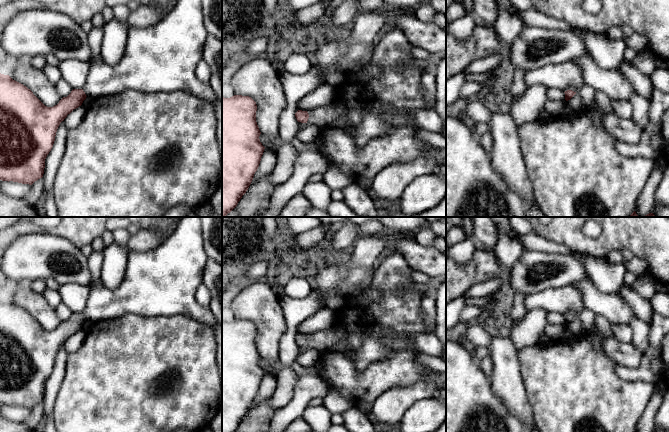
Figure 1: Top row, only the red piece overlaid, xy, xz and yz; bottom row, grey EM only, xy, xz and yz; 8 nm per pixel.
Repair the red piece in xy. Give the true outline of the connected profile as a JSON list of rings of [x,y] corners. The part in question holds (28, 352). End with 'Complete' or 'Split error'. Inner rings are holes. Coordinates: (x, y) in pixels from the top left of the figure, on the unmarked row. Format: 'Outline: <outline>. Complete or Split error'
Outline: [[[182,217],[177,229],[156,248],[147,251],[129,251],[126,272],[118,287],[90,289],[85,310],[82,313],[73,313],[53,331],[45,330],[26,310],[13,304],[9,299],[0,297],[0,404],[32,409],[42,402],[45,383],[53,371],[58,351],[67,339],[81,330],[87,321],[95,323],[130,313],[143,317],[183,314],[211,327],[218,344],[218,371],[222,383],[222,326],[216,321],[210,307],[199,305],[195,299],[196,290],[202,283],[207,259],[202,239],[201,218]]]. Split error

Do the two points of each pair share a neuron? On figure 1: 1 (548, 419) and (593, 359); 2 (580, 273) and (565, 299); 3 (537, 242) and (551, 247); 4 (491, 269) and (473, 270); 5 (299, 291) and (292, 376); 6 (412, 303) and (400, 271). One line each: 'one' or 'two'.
1: one
2: two
3: one
4: one
5: two
6: one

